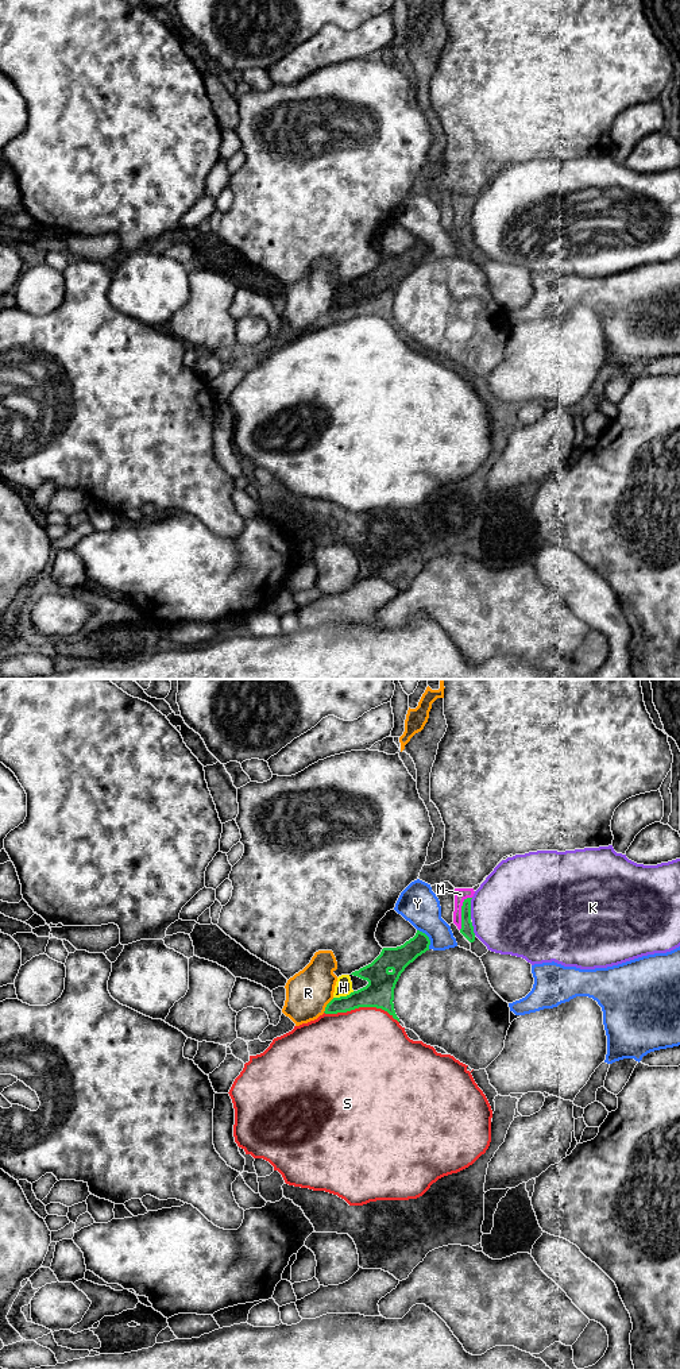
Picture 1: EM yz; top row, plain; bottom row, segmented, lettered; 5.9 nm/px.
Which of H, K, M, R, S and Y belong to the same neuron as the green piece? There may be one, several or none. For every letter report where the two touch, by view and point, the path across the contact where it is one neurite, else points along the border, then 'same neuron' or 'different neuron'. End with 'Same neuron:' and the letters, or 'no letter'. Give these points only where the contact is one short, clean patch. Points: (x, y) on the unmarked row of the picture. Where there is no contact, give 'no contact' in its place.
H: contact yz (343, 305); way yz (379, 301), (369, 305), (343, 305), (343, 296); same neuron
K: contact yz (470, 218); different neuron
M: contact yz (462, 220); same neuron
R: contact yz (327, 313); border yz (333, 307), (323, 320); different neuron
S: contact yz (362, 315); different neuron
Y: contact yz (428, 246); different neuron
Same neuron: H, M

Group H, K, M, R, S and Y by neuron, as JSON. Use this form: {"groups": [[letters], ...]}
{"groups": [["H", "M"], ["K"], ["R"], ["S"], ["Y"]]}

